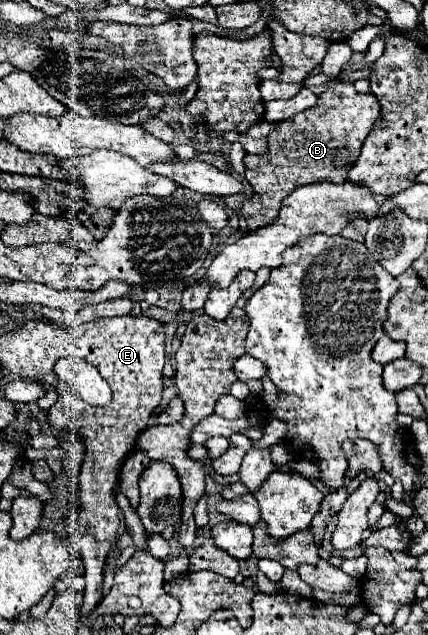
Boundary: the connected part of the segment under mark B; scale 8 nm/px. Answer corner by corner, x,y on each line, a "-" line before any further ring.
337,80
333,82
319,98
313,108
307,108
293,118
277,122
277,128
269,134
269,152
263,156
245,156
245,170
247,170
247,182
253,186
253,198
243,204
243,218
249,224
249,230
257,230
263,226
269,226
281,208
281,202
299,186
305,184
317,184
317,182
333,182
341,184
345,182
345,176
353,162
357,160
363,140
373,128
373,122
379,116
379,102
373,94
359,94
351,82

